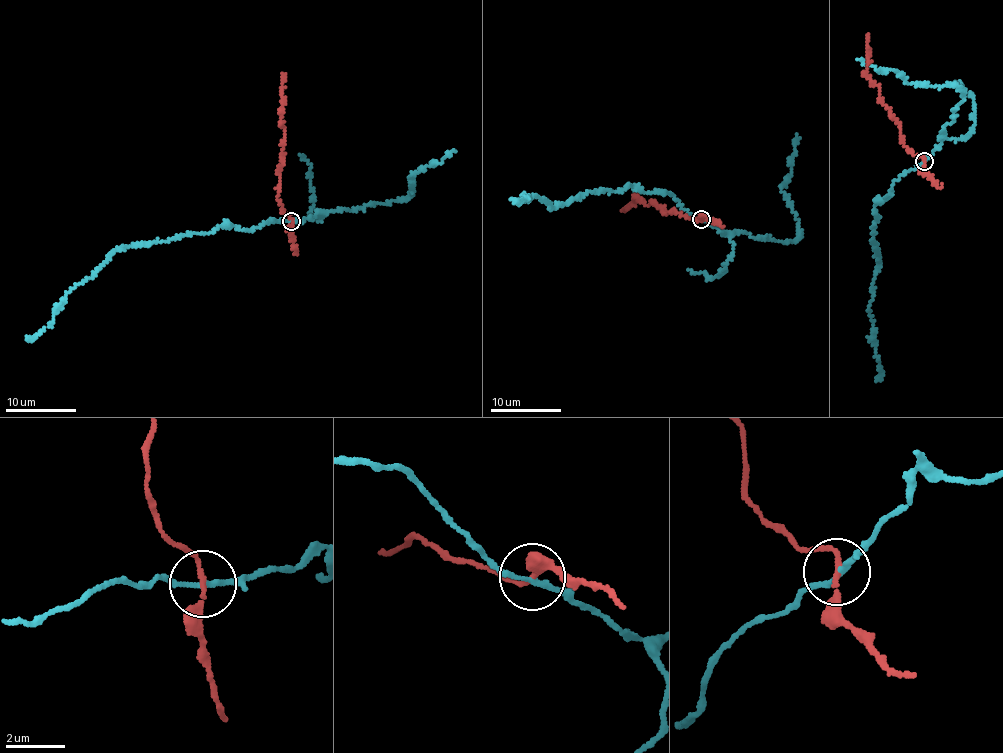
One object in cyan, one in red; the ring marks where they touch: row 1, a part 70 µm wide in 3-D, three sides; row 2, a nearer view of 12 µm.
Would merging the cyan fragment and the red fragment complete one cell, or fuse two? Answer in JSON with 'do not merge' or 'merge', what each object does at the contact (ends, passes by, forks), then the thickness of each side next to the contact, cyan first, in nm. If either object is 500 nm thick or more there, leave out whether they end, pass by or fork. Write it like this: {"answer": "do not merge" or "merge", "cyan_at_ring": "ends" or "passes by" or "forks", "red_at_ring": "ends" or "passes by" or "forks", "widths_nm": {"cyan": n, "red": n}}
{"answer": "do not merge", "cyan_at_ring": "passes by", "red_at_ring": "passes by", "widths_nm": {"cyan": 150, "red": 150}}

